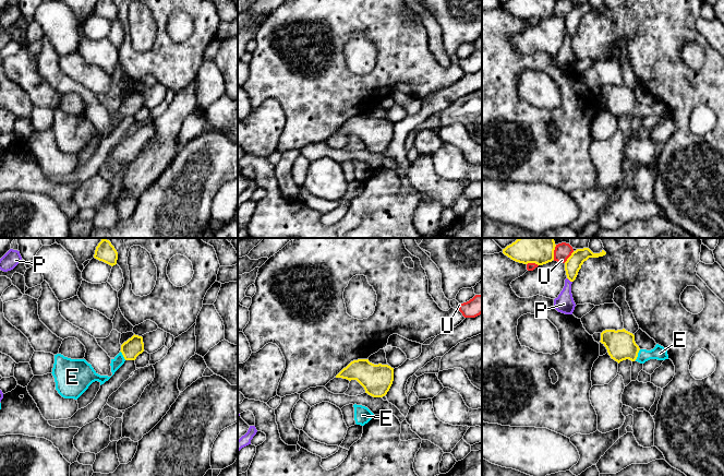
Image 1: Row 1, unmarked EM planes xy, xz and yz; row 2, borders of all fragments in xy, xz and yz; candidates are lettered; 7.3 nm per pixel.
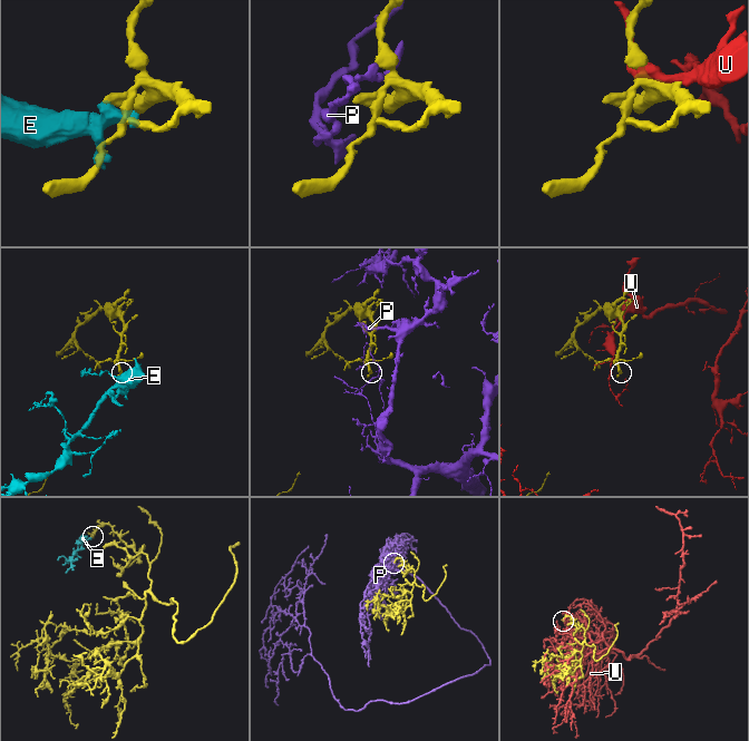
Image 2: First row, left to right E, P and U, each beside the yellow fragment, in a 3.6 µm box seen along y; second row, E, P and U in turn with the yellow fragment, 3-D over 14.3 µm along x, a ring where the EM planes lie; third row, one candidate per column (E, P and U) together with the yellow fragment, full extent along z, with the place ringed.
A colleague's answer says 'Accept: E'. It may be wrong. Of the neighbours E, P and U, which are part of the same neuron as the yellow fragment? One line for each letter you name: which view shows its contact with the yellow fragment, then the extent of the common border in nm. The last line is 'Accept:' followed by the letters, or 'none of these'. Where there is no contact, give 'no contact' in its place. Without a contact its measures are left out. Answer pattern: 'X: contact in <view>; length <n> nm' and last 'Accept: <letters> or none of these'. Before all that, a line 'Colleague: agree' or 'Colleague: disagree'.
Colleague: agree
E: contact in yz; length 90 nm
Accept: E

